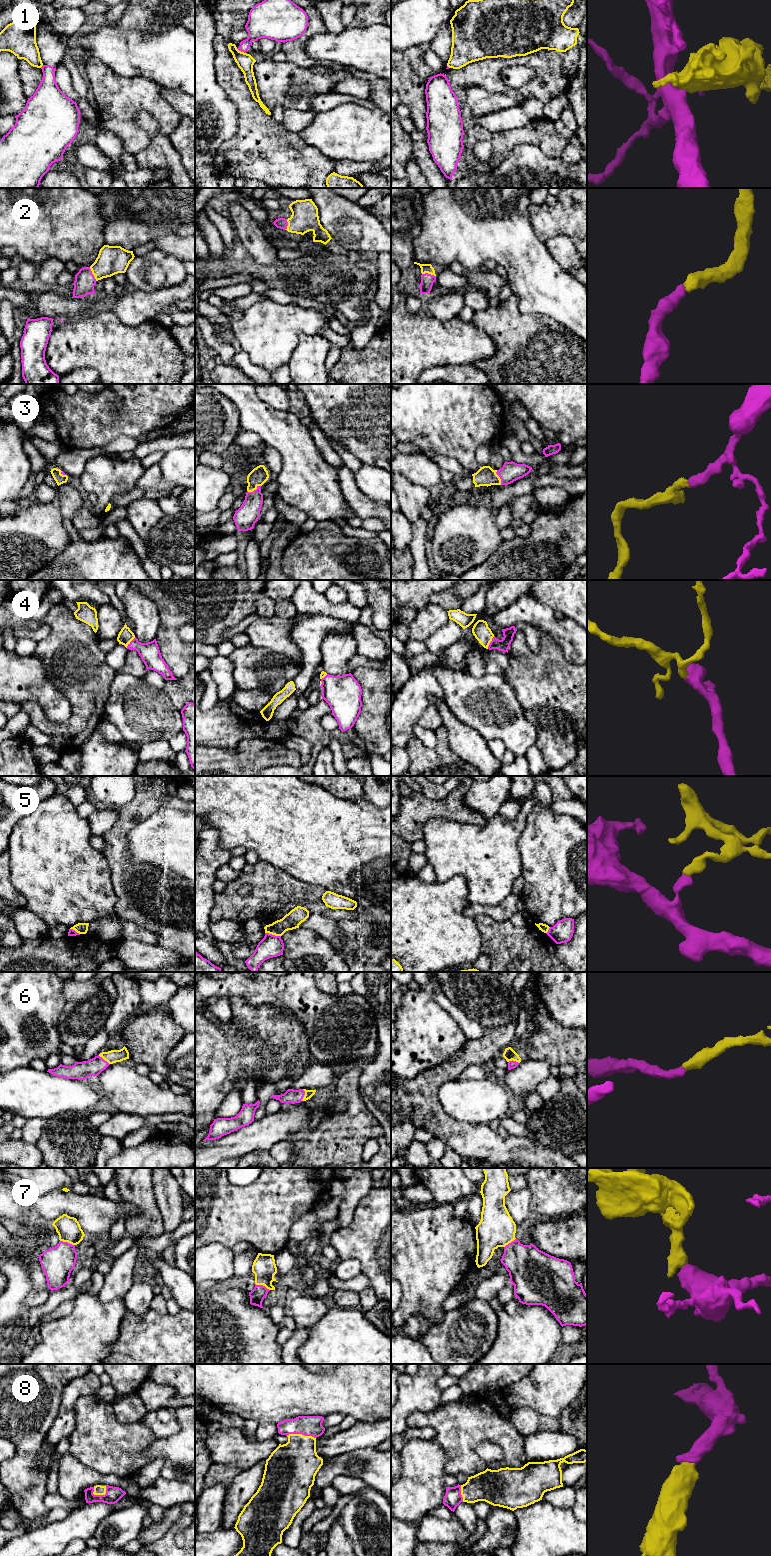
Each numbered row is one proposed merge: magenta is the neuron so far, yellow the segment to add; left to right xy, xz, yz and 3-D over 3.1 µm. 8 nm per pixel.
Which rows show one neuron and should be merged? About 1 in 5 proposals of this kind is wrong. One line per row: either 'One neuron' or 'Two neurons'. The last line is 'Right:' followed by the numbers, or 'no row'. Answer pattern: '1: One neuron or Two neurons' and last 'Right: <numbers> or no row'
1: Two neurons
2: One neuron
3: One neuron
4: One neuron
5: Two neurons
6: One neuron
7: One neuron
8: One neuron
Right: 2, 3, 4, 6, 7, 8

